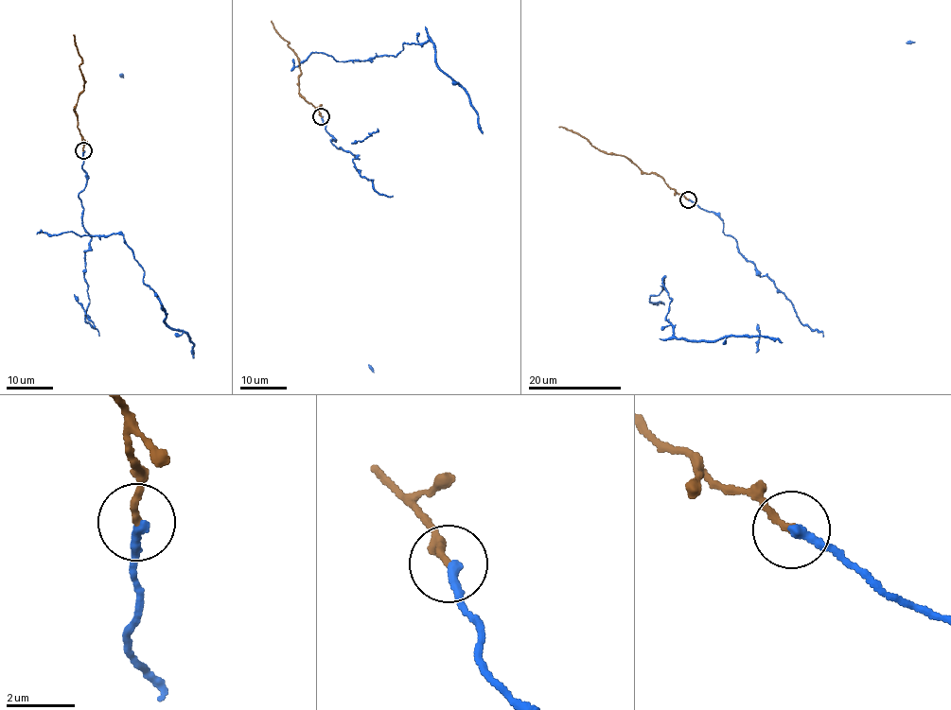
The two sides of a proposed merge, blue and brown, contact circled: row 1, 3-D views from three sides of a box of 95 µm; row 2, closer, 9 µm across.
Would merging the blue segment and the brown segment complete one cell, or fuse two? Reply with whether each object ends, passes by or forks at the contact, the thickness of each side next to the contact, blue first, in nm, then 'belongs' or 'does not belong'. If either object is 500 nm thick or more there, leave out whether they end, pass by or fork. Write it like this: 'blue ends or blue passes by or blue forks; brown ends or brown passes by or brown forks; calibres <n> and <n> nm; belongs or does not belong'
blue ends; brown ends; calibres 300 and 200 nm; belongs

